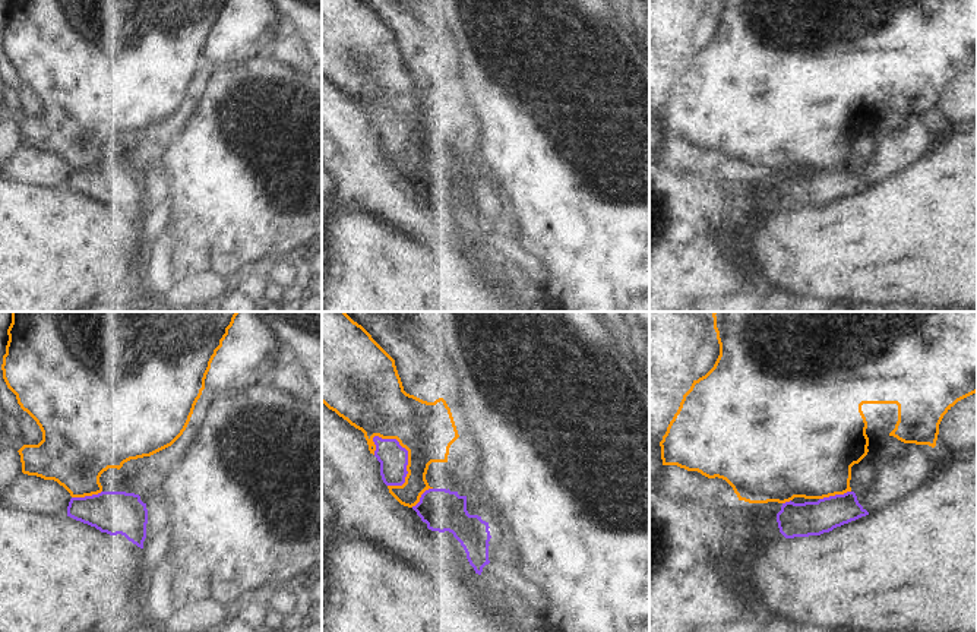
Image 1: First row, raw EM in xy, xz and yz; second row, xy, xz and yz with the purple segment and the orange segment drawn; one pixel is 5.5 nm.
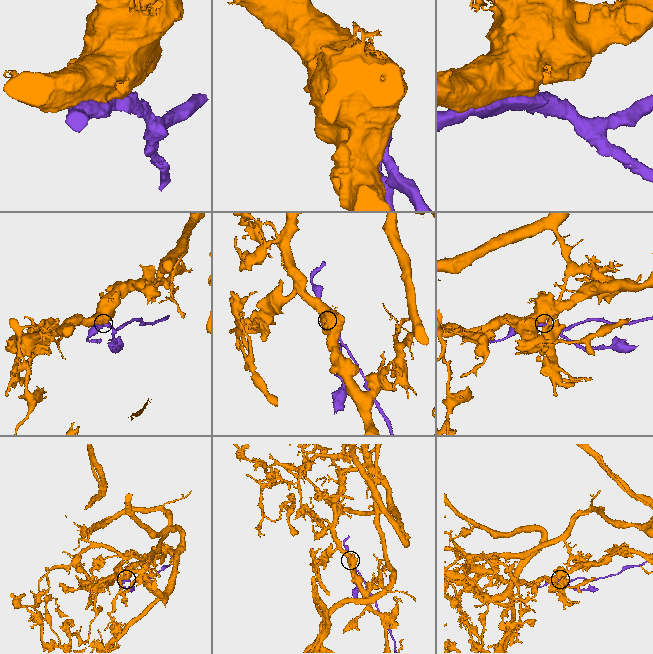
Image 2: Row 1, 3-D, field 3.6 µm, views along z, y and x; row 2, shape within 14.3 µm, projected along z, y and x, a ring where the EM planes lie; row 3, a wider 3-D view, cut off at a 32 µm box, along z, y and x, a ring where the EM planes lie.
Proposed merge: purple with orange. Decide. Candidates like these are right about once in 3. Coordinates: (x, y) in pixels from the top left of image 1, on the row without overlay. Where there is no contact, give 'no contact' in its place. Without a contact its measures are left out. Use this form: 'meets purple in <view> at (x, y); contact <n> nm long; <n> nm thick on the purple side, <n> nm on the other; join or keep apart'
meets purple in xz at (407, 125); contact 320 nm long; 160 nm thick on the purple side, 300 nm on the other; keep apart

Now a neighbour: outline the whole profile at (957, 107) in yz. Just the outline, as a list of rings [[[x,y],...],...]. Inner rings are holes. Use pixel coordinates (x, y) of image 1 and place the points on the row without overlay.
[[[977,64],[958,73],[943,88],[935,121],[940,130],[977,124]]]

